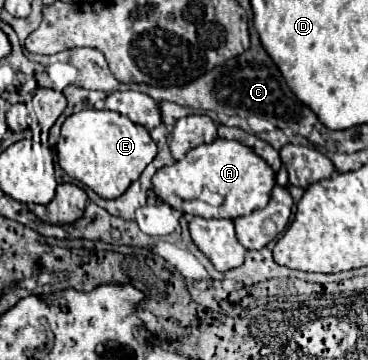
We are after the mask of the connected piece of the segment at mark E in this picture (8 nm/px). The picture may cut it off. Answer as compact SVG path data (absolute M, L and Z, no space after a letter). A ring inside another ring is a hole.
M85 109L73 113L61 125L61 137L55 145L59 167L103 199L121 197L127 187L139 179L143 169L157 155L157 145L143 125L133 123L115 111Z

